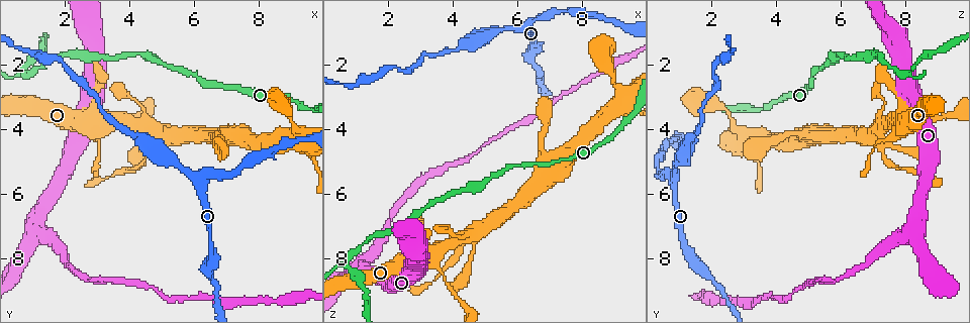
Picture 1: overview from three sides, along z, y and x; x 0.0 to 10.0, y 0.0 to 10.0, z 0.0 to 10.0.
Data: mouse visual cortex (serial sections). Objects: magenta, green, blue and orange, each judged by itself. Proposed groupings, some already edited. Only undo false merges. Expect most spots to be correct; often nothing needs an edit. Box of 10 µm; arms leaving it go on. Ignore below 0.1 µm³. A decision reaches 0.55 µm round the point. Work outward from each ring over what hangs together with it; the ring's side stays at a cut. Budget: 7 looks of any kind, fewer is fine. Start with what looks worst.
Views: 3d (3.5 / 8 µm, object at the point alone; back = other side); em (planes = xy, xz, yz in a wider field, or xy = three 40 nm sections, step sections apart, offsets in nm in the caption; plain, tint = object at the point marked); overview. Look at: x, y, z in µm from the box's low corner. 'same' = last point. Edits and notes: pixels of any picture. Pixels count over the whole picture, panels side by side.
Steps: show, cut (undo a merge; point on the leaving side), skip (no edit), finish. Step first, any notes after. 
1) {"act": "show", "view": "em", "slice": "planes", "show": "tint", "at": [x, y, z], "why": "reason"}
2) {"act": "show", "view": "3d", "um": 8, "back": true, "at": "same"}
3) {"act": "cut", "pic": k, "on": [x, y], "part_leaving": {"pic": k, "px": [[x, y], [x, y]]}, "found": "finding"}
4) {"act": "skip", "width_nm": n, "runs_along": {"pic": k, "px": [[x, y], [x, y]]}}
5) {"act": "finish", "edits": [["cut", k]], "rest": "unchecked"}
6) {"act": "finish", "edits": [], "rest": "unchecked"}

{"act": "show", "view": "3d", "um": 3.5, "back": true, "at": [6.10, 5.55, 0.85], "why": "three arms meet"}

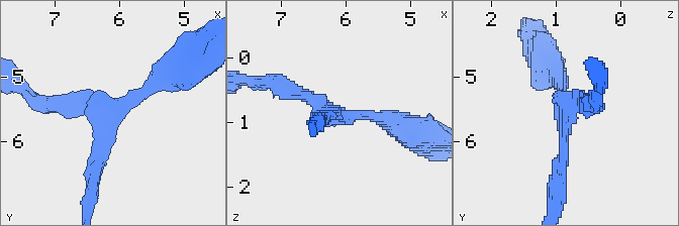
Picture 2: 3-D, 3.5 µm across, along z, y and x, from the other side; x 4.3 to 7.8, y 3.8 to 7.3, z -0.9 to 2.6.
{"act": "show", "view": "em", "slice": "xy", "step": 1, "show": "tint", "at": [6.20, 5.55, 0.85]}

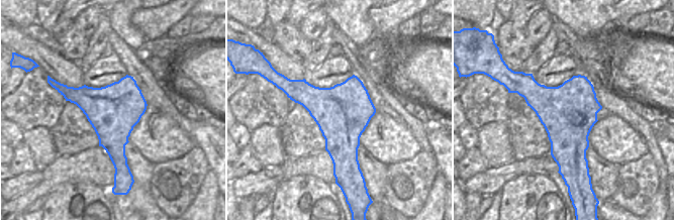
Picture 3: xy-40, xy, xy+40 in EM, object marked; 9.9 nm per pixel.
{"act": "skip", "runs_along": {"pic": 2, "px": [[93, 178], [108, 112], [168, 78]]}, "found": "continuous, no second cell"}

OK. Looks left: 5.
{"act": "show", "view": "3d", "um": 8, "back": true, "at": [0.75, 2.30, 7.95], "why": "three-way junction"}

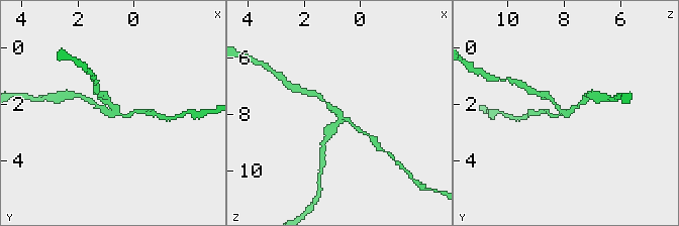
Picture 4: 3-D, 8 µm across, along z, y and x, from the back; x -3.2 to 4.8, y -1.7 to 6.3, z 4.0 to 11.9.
{"act": "show", "view": "em", "slice": "xy", "step": 5, "show": "tint", "at": "same", "arms": 3, "arm_widths_nm": [150, 150, 200], "why": "shape alone is not enough"}

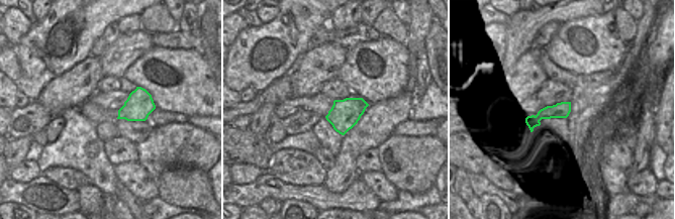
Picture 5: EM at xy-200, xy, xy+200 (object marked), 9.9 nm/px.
{"act": "cut", "pic": 4, "on": [328, 134], "width_nm": 300, "part_leaving": {"pic": 4, "px": [[336, 122], [328, 128], [321, 154]]}, "found": "a second cell is stuck on"}

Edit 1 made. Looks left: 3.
{"act": "show", "view": "overview", "why": "redraw"}

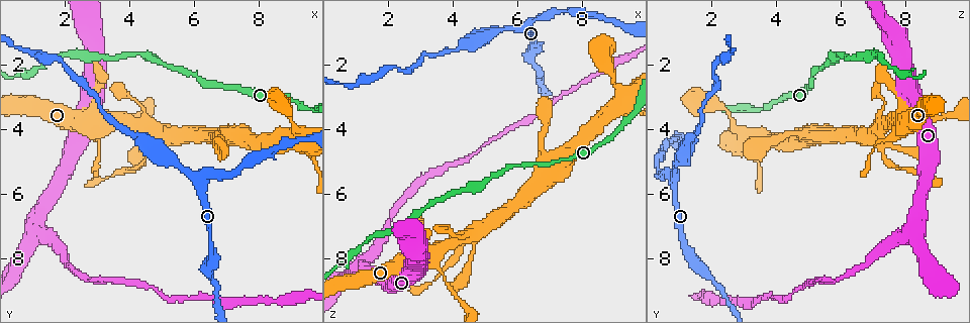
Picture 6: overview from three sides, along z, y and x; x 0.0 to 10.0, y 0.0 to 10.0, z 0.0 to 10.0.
{"act": "show", "view": "em", "slice": "planes", "show": "tint", "at": [9.25, 4.15, 2.90], "why": "sharp bend"}

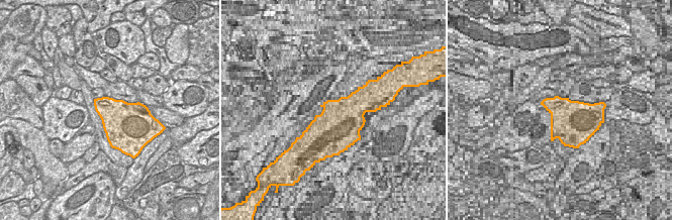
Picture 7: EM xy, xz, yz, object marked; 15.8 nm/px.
{"act": "show", "view": "3d", "um": 3.5, "back": true, "at": "same", "why": "see where the arms go"}

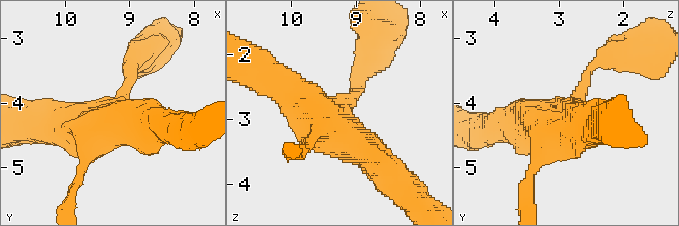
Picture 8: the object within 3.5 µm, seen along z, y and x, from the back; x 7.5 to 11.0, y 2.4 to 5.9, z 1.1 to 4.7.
{"act": "skip", "arm_widths_nm": [150, 200, 500, 600], "runs_along": {"pic": 8, "px": [[506, 125], [566, 110], [589, 70]]}, "found": "all the same cell"}

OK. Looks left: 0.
{"act": "finish", "edits": [["cut", 4]], "rest": "unchecked"}

